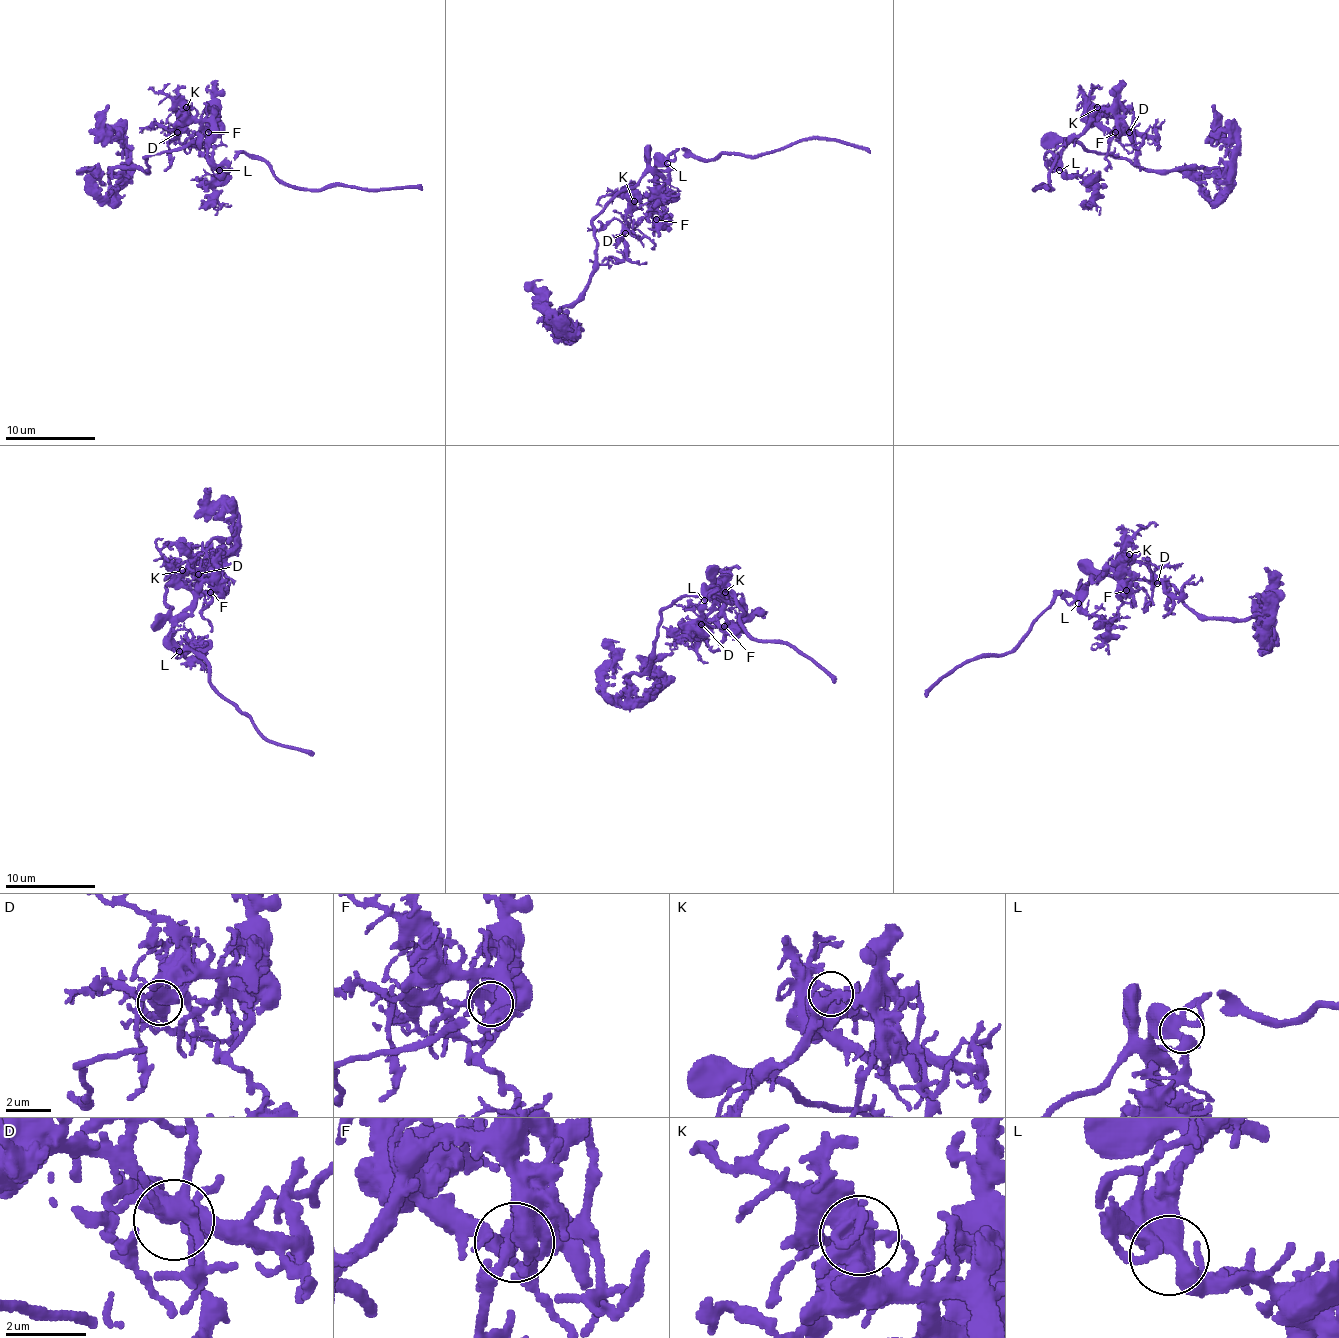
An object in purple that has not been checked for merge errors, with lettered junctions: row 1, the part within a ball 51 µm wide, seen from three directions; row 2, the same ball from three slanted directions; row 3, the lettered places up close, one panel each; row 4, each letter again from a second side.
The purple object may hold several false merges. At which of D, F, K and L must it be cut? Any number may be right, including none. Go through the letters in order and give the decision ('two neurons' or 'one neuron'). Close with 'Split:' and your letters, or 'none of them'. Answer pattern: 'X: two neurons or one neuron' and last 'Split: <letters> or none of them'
D: one neuron
F: one neuron
K: one neuron
L: one neuron
Split: none of them

